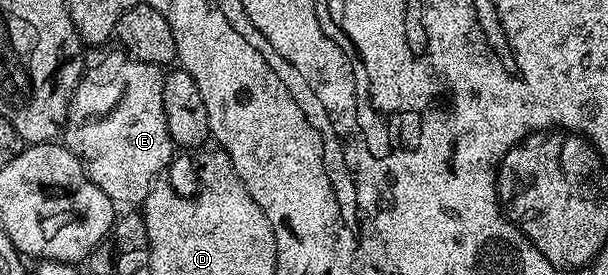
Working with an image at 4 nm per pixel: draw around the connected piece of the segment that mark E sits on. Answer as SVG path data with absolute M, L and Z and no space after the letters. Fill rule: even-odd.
M126 55L105 61L101 67L84 72L67 108L67 124L61 134L62 140L86 165L91 181L120 206L142 206L151 186L160 180L173 158L173 142L163 106L163 74L160 66L141 63Z

